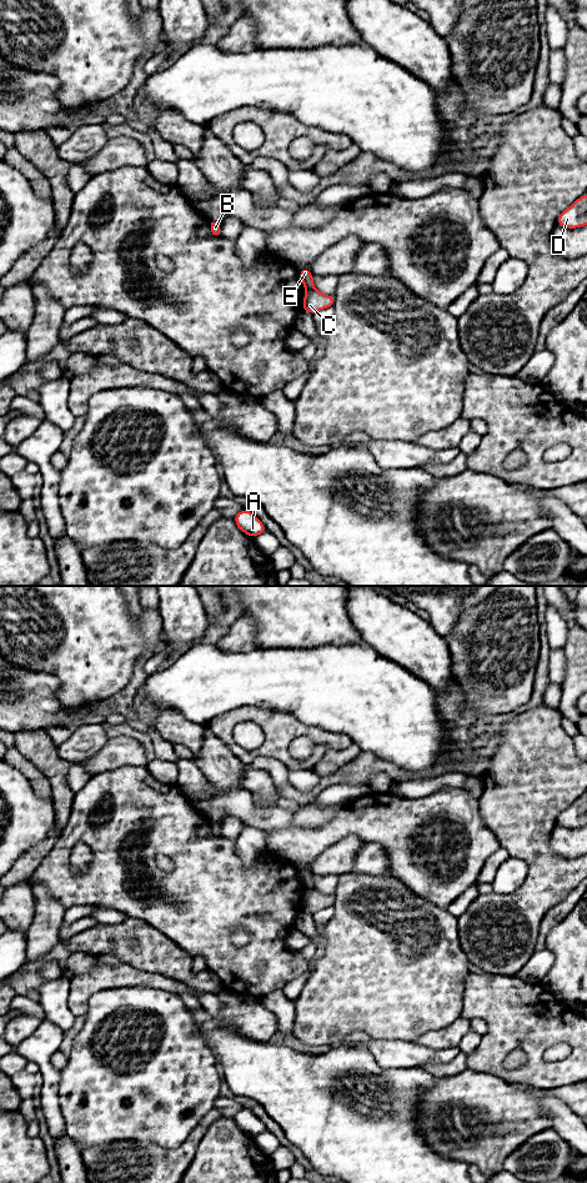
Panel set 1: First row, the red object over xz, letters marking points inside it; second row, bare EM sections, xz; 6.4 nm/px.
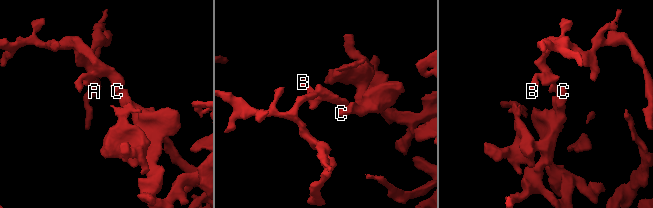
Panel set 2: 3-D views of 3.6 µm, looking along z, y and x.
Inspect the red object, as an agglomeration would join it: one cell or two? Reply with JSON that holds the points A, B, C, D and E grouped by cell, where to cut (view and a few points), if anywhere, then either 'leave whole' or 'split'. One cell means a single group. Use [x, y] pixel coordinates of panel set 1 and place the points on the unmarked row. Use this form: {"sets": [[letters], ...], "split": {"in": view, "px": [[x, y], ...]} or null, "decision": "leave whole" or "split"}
{"sets": [["A", "B", "E"], ["C", "D"]], "split": {"in": "xz", "px": [[312, 887], [307, 891]]}, "decision": "split"}

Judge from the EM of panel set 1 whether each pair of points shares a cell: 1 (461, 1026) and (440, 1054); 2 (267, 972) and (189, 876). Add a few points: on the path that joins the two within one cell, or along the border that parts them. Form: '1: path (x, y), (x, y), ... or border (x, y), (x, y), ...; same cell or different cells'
1: border (415, 1042), (432, 1048), (457, 1047); different cells
2: path (266, 945), (266, 941), (216, 892); same cell

